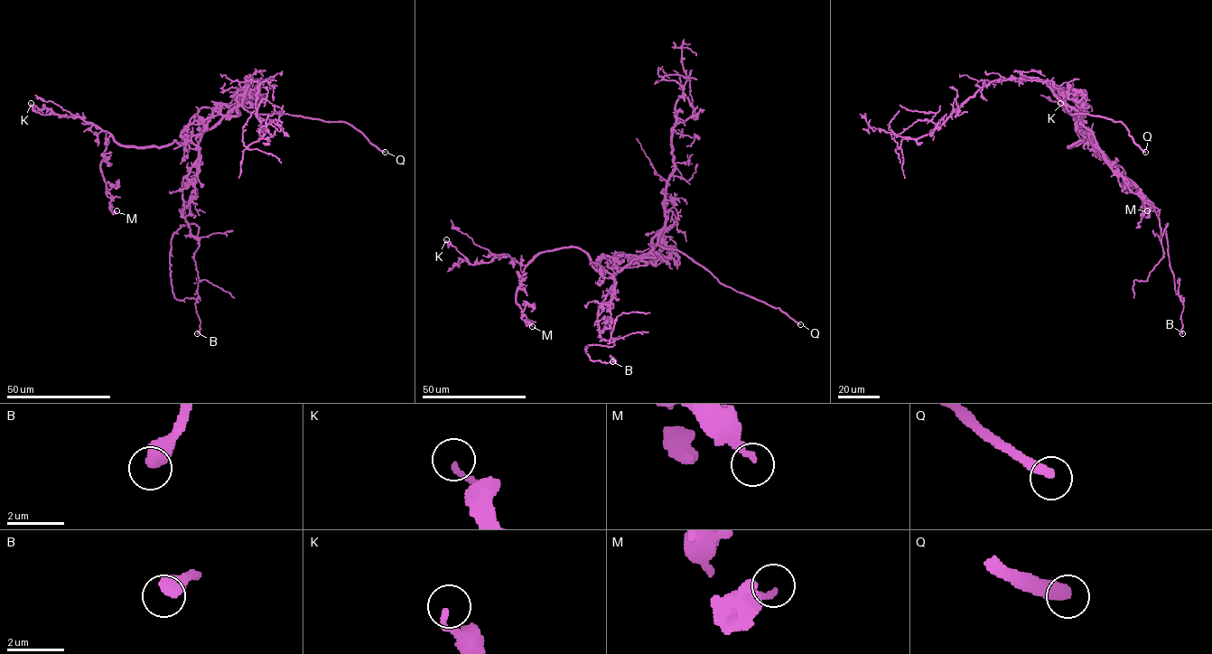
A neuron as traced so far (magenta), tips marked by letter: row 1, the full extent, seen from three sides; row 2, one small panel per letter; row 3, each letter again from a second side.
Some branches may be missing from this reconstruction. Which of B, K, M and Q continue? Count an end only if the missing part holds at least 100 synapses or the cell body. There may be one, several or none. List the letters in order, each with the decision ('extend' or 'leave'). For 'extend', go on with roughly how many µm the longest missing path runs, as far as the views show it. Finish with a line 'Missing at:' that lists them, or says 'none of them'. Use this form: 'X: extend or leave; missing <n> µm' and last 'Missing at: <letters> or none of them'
B: leave
K: leave
M: leave
Q: extend; missing 60 µm
Missing at: Q

